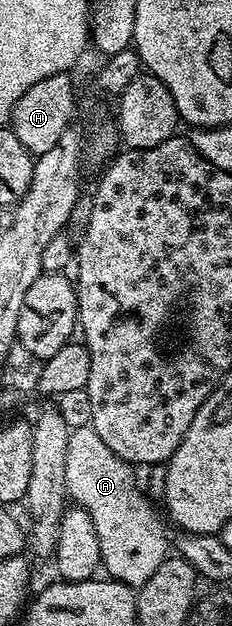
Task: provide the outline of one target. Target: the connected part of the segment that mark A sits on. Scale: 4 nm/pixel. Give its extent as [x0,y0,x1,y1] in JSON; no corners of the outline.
[66,428,171,590]

